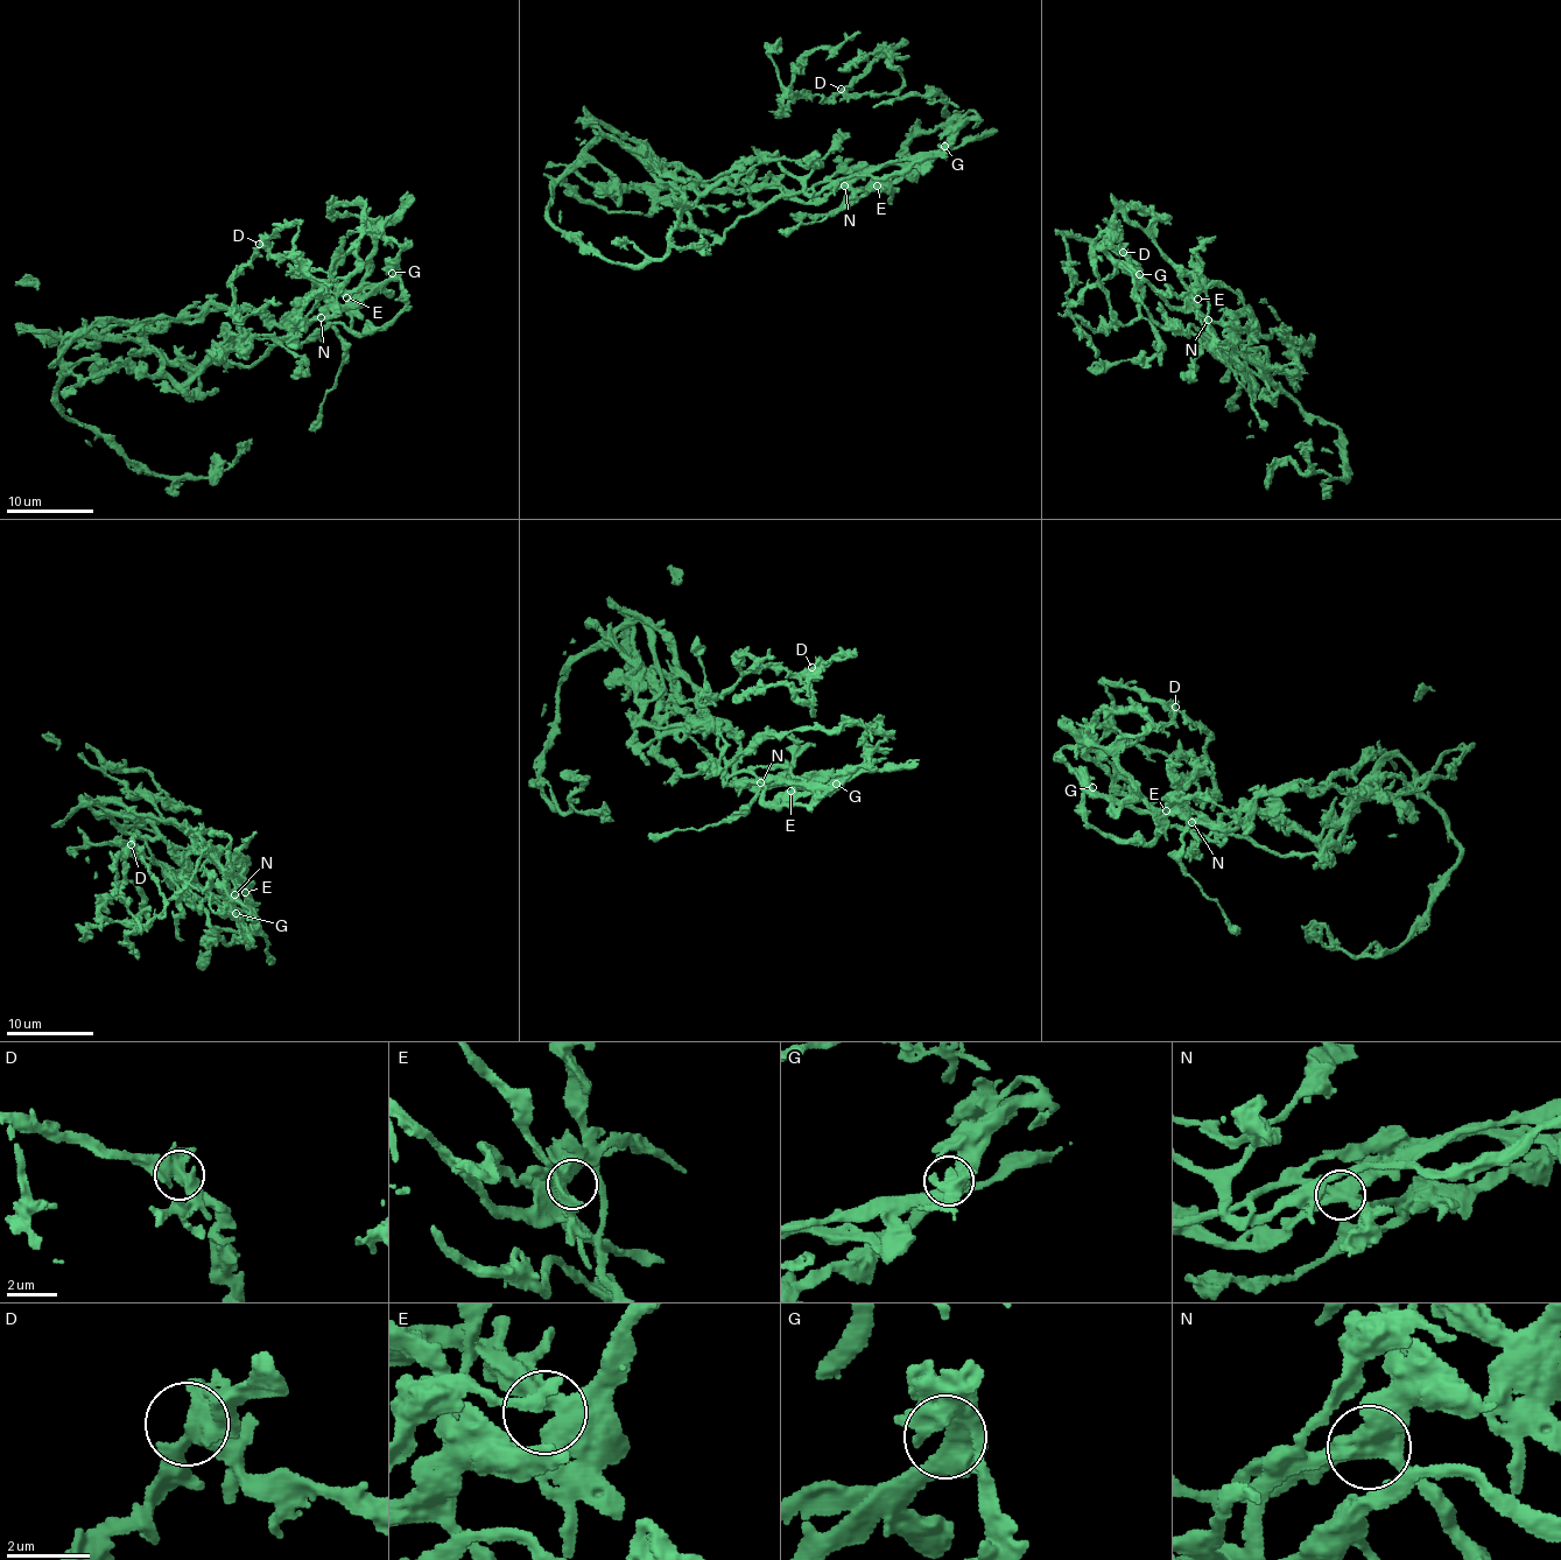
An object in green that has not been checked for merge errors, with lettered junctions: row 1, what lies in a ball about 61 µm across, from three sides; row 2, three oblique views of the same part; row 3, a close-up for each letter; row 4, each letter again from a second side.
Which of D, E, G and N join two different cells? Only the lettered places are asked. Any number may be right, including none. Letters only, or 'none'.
N

